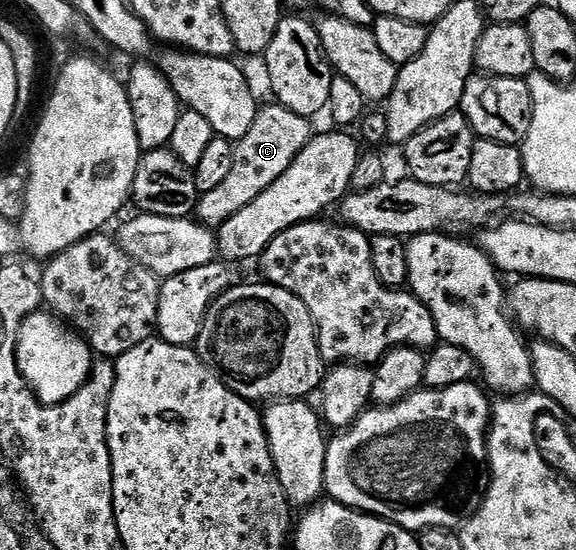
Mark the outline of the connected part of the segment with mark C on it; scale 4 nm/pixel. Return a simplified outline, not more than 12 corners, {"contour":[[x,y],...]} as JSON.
{"contour":[[263,104],[228,179],[199,196],[220,226],[268,191],[309,144],[311,118]]}

